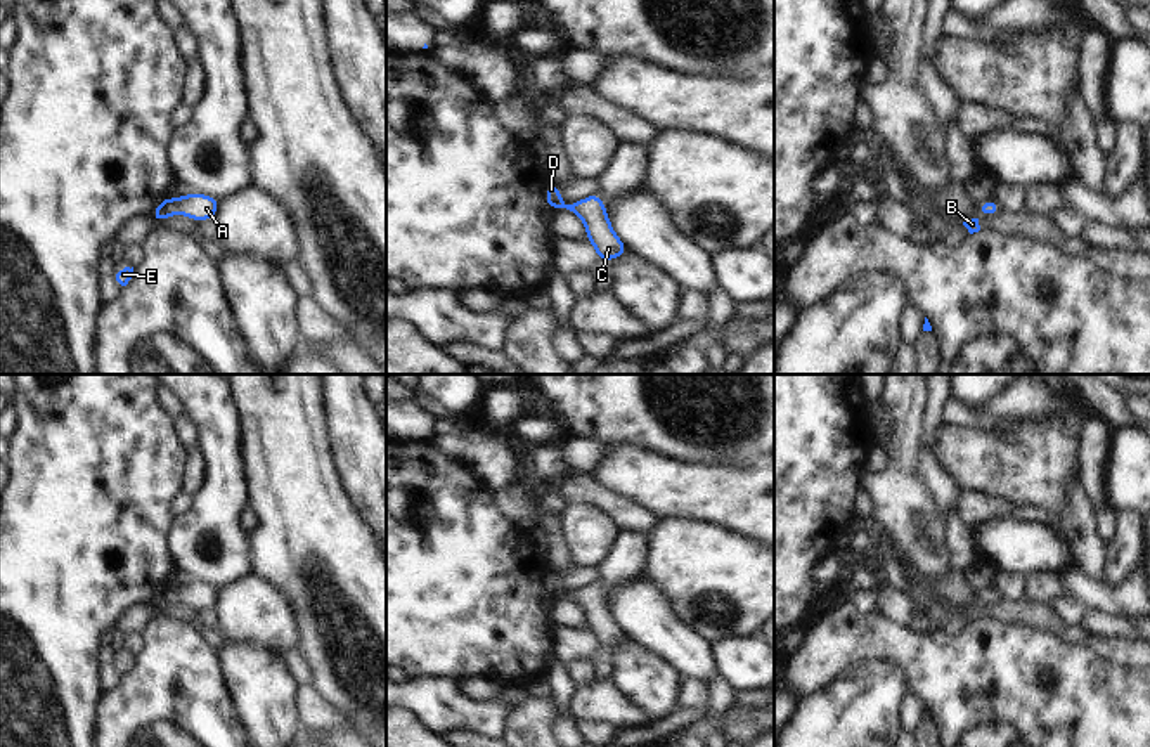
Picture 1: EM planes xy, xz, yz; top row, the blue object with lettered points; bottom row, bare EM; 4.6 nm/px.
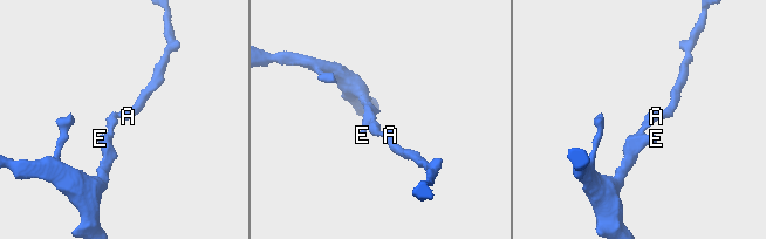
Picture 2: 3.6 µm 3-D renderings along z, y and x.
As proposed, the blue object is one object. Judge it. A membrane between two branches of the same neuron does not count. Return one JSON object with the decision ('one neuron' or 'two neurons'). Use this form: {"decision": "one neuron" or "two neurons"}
{"decision": "one neuron"}

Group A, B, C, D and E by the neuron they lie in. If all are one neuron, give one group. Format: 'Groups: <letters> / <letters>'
Groups: A B C D E

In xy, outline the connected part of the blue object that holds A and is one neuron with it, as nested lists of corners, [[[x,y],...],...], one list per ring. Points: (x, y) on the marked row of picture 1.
[[[184,194],[178,199],[165,198],[151,217],[159,224],[163,218],[178,211],[180,215],[201,222],[204,218],[215,218],[218,205],[220,201],[208,194]]]

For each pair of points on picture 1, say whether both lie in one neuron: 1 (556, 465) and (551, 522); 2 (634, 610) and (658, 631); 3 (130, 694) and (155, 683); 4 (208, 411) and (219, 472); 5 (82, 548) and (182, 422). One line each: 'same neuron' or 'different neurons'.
1: different neurons
2: same neuron
3: same neuron
4: same neuron
5: different neurons

